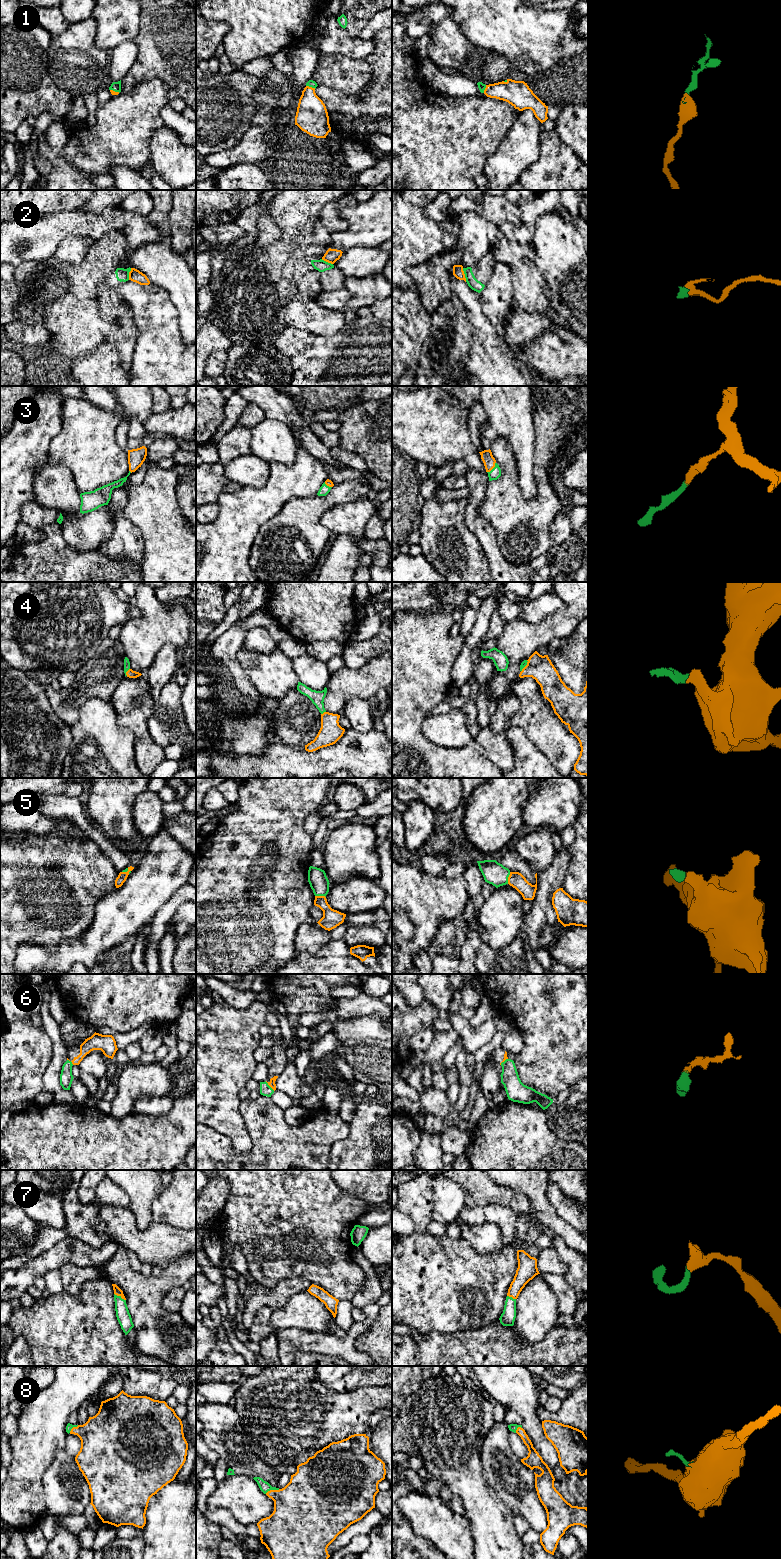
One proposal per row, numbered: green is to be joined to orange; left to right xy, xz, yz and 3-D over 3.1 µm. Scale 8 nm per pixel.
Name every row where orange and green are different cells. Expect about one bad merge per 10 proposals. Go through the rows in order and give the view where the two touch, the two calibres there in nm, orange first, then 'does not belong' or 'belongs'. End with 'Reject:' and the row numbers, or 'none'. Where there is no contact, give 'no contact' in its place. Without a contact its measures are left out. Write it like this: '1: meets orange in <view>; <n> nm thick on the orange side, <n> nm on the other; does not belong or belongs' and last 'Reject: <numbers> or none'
1: meets orange in xz; 260 nm thick on the orange side, 60 nm on the other; belongs
2: meets orange in yz; 90 nm thick on the orange side, 90 nm on the other; does not belong
3: meets orange in yz; 100 nm thick on the orange side, 90 nm on the other; belongs
4: meets orange in xy; 70 nm thick on the orange side, 50 nm on the other; belongs
5: meets orange in yz; 120 nm thick on the orange side, 180 nm on the other; belongs
6: meets orange in xz; 50 nm thick on the orange side, 90 nm on the other; belongs
7: meets orange in xy; 60 nm thick on the orange side, 110 nm on the other; belongs
8: meets orange in xz; 400 nm thick on the orange side, 90 nm on the other; belongs
Reject: 2

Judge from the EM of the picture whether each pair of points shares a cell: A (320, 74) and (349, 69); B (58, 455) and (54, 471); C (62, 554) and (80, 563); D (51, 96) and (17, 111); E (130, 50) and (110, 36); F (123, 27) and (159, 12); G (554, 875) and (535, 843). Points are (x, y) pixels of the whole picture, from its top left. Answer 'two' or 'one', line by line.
A: one
B: two
C: one
D: one
E: two
F: two
G: two

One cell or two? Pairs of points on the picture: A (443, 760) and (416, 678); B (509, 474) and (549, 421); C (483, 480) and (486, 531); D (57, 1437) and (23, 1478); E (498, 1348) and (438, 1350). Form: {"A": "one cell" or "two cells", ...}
{"A": "one cell", "B": "one cell", "C": "one cell", "D": "one cell", "E": "one cell"}

